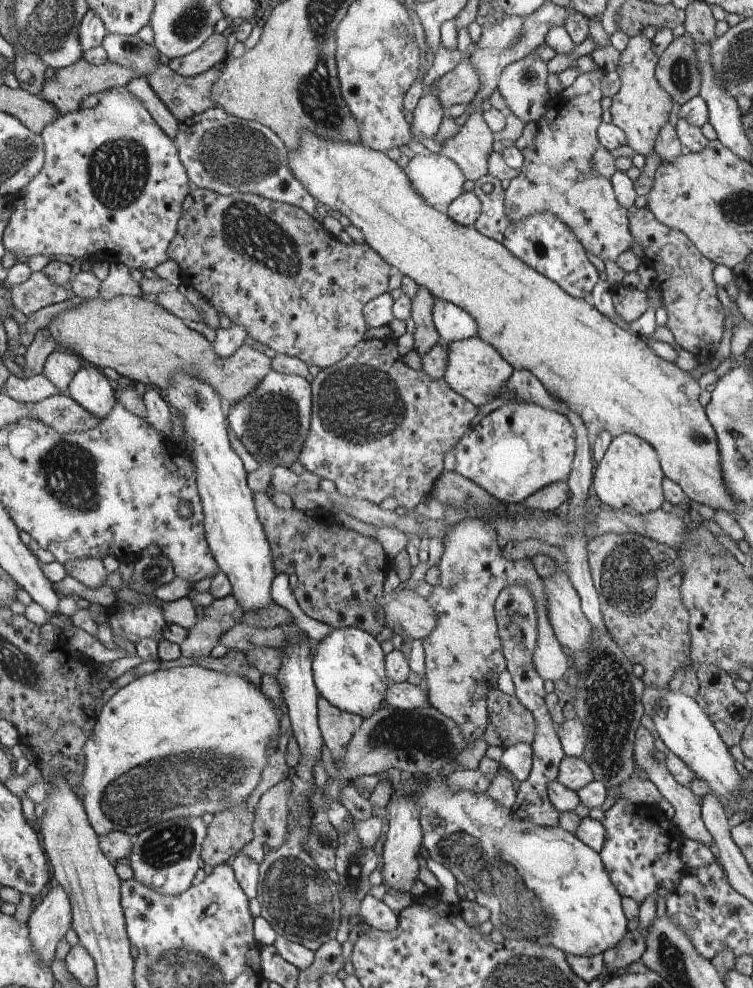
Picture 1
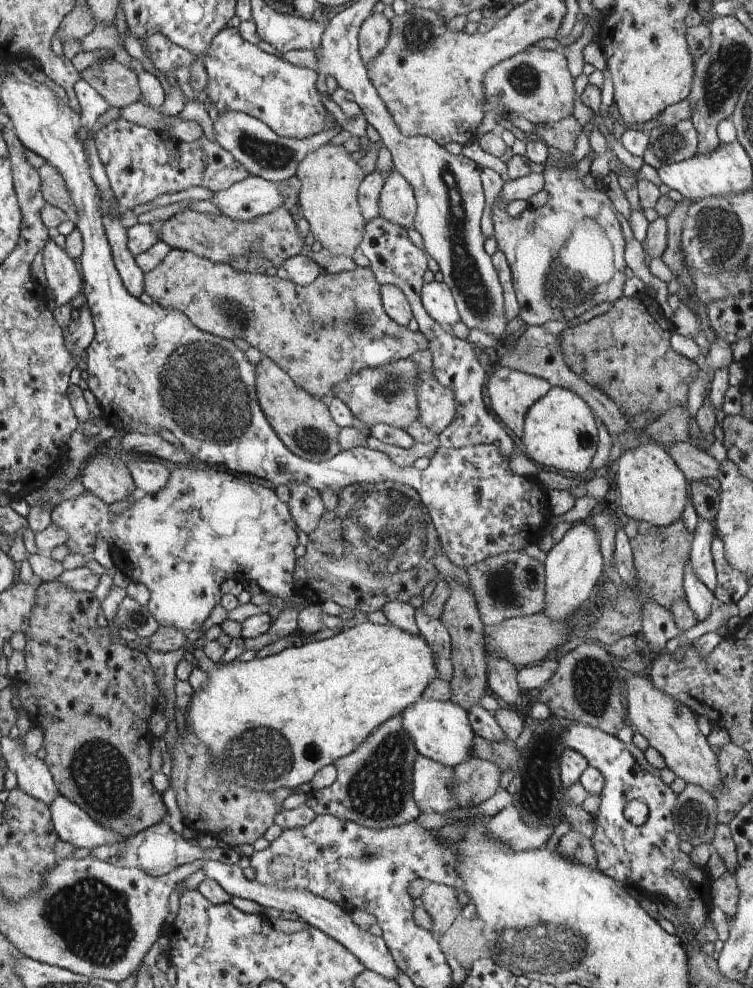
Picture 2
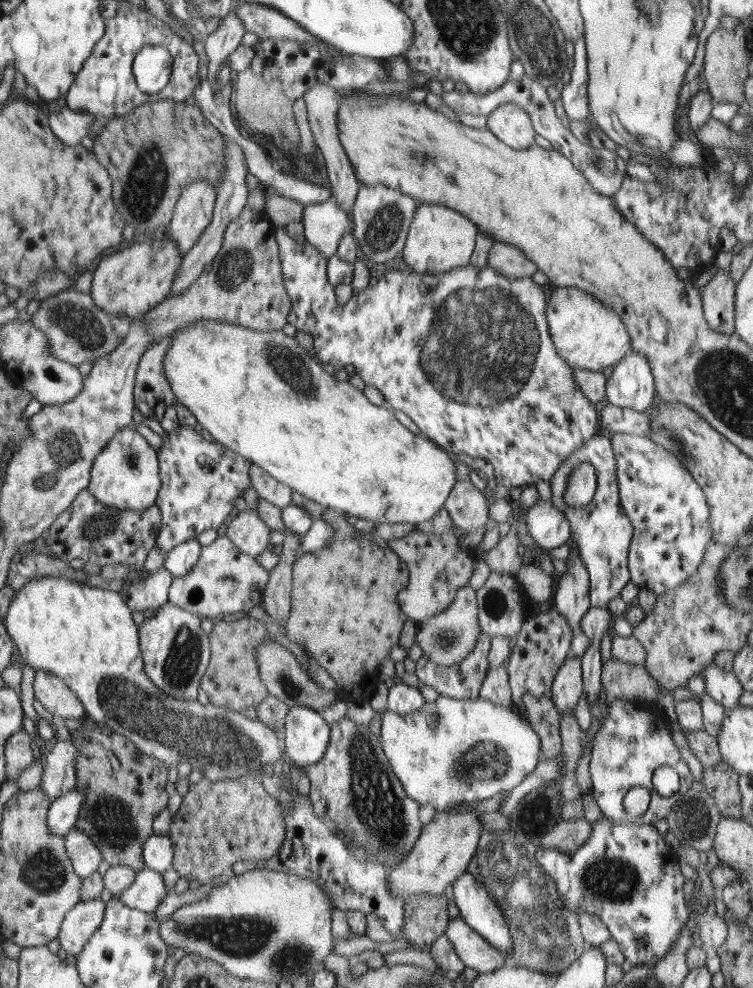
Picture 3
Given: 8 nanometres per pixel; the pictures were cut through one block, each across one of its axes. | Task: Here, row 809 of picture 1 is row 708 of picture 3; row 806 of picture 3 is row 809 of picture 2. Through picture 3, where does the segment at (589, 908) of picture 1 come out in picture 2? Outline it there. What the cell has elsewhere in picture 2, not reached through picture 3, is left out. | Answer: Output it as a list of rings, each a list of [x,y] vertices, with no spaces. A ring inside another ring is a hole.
[[[420,755],[414,766],[414,797],[421,809],[426,812],[446,814],[450,808],[448,782],[452,780],[452,767]],[[444,790],[444,794],[440,794]],[[448,796],[448,800],[446,800]]]

